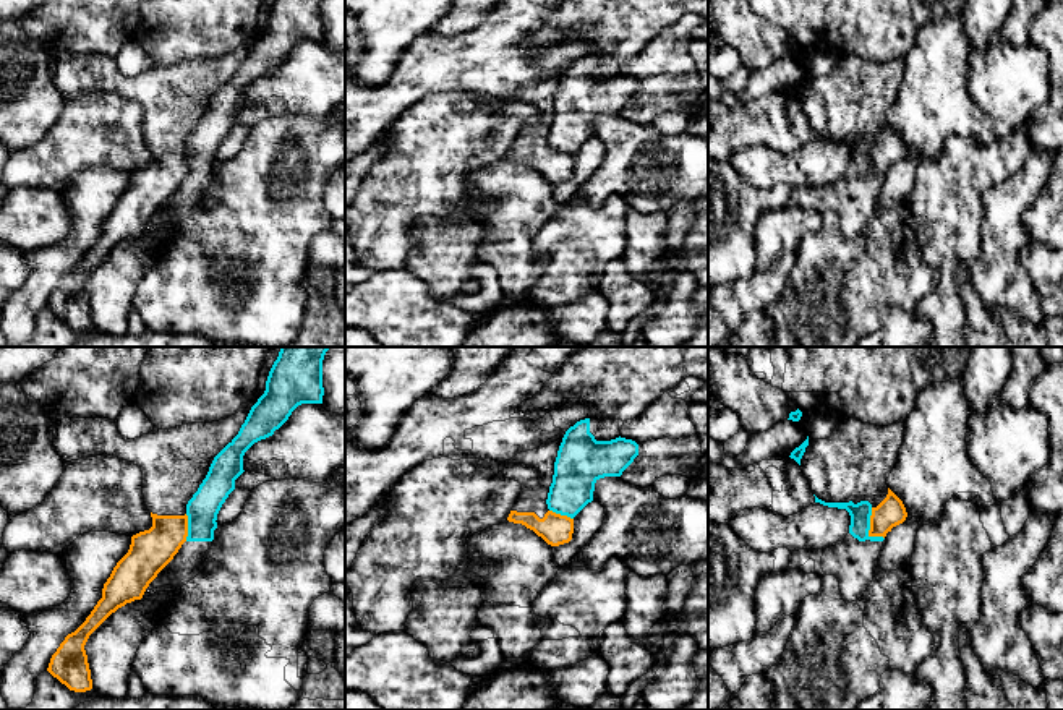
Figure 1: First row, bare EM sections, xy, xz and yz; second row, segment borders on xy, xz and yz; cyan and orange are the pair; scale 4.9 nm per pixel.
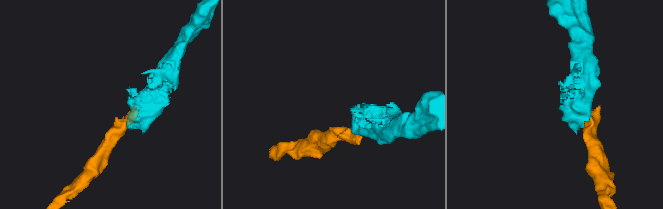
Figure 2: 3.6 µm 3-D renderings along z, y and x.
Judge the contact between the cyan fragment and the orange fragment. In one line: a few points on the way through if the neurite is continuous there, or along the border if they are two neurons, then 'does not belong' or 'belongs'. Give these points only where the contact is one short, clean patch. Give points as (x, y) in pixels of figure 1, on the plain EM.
border along yz (870, 145), (869, 171), (883, 175); does not belong

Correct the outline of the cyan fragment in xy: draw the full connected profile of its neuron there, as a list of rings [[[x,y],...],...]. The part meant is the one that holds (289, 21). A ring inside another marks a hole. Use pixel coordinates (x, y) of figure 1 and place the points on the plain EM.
[[[274,0],[266,28],[251,44],[238,71],[214,94],[198,128],[186,141],[188,173],[173,196],[149,220],[141,237],[126,240],[112,250],[88,276],[84,287],[91,306],[92,324],[104,334],[120,336],[128,329],[128,314],[143,277],[156,266],[173,232],[193,217],[206,203],[206,188],[212,183],[217,151],[235,126],[235,117],[245,109],[243,92],[258,78],[274,71],[301,41],[322,41],[322,0]]]

